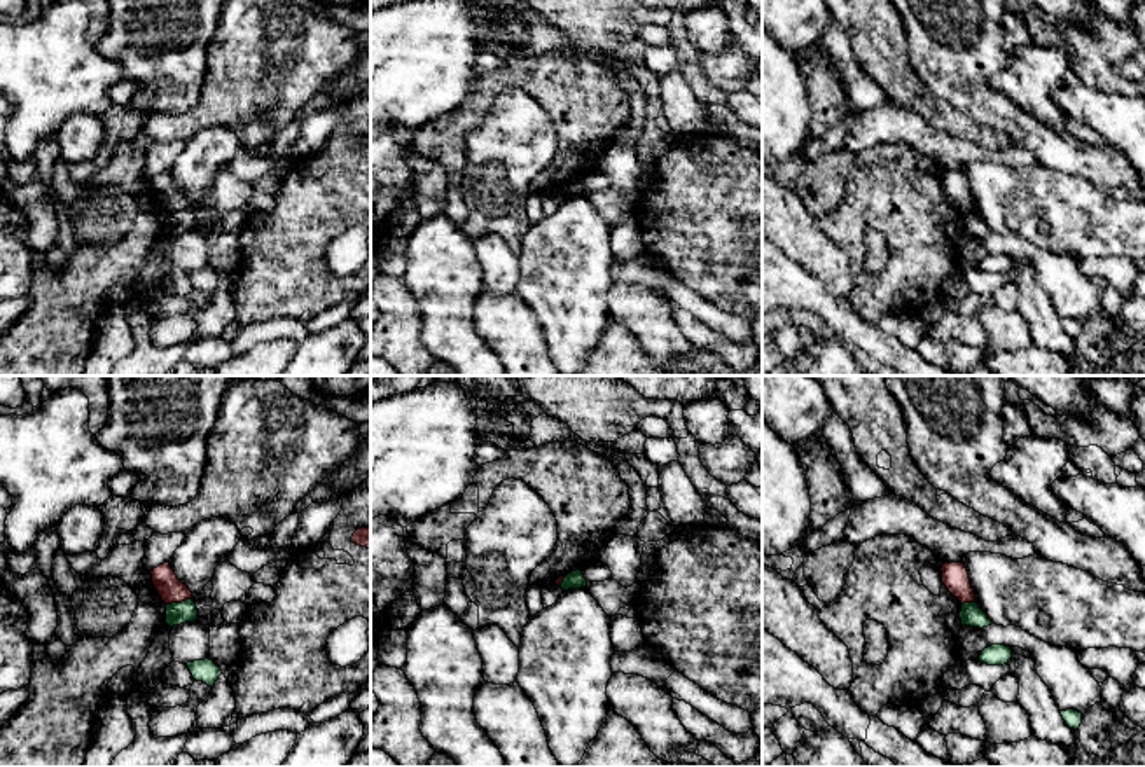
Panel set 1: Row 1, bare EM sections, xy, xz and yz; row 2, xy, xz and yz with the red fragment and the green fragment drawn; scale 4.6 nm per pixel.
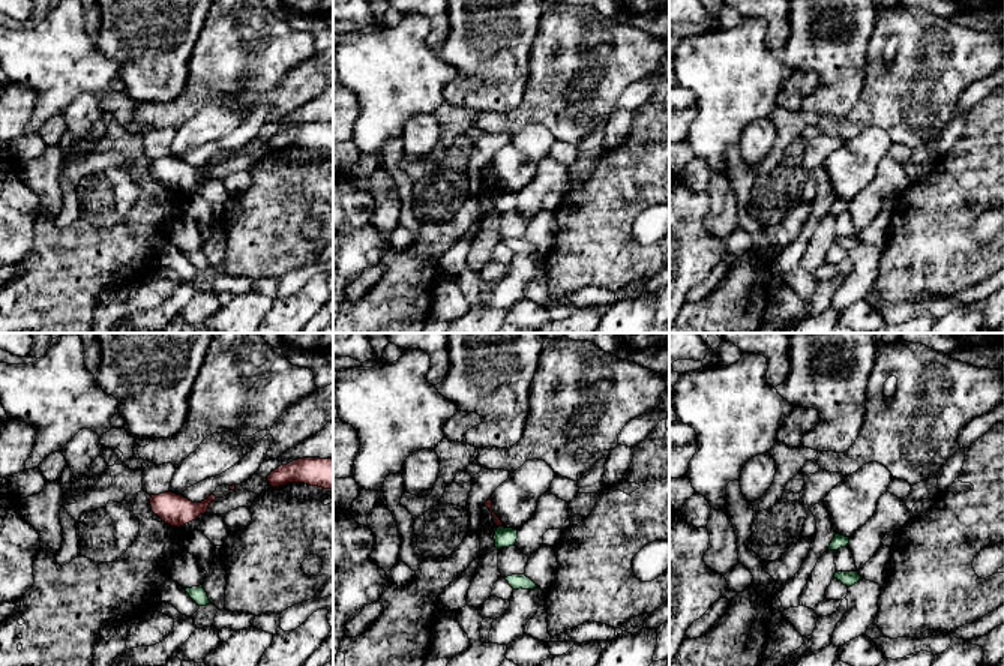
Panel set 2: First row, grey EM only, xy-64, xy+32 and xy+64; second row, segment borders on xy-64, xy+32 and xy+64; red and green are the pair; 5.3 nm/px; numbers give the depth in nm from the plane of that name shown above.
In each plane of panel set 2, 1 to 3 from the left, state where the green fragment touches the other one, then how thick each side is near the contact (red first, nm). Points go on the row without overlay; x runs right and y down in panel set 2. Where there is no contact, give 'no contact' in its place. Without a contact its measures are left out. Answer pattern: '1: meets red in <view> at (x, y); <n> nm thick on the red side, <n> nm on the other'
1: no contact
2: meets red in xy+32 at (500, 189); 40 nm thick on the red side, 110 nm on the other
3: no contact

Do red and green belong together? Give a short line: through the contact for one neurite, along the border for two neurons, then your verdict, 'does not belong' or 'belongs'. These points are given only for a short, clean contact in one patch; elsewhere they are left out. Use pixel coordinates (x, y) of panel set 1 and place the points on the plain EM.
line xy (191, 207), (166, 214); does not belong

